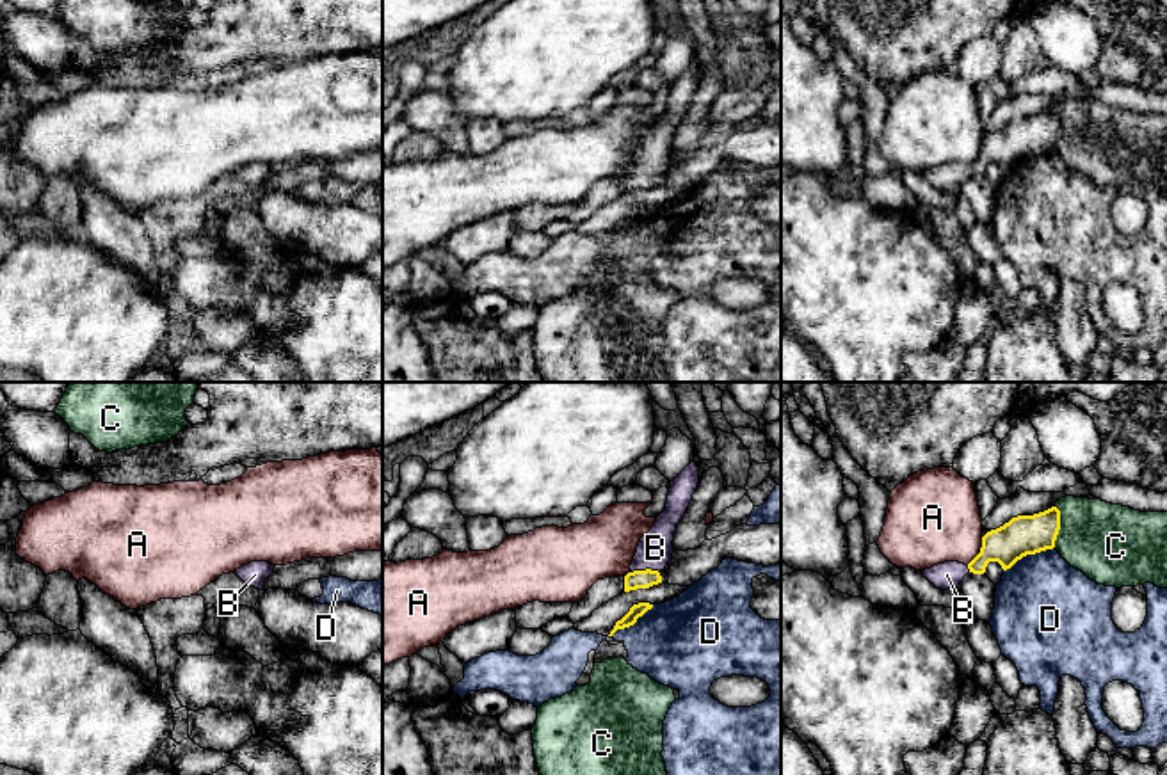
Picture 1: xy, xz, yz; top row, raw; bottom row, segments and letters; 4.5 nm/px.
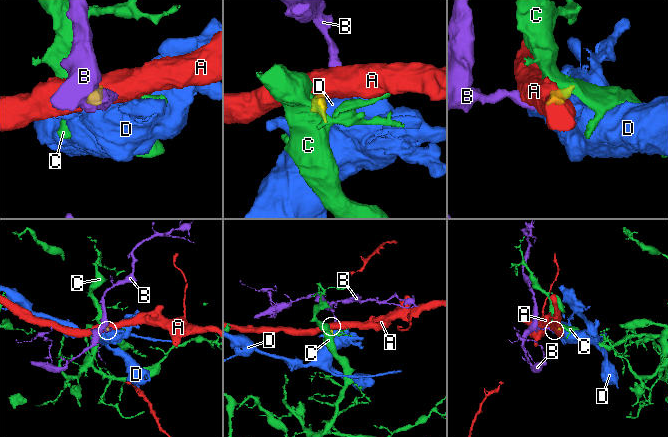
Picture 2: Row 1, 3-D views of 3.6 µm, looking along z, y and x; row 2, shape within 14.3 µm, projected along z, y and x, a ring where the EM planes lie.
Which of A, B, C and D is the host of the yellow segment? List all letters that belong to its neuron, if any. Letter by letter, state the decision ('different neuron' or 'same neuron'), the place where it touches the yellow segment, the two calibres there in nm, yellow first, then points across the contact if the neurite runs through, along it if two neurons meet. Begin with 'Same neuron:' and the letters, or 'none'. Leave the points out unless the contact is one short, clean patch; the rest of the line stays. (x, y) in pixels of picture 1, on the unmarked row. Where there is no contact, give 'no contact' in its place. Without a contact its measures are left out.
Same neuron: B
A: different neuron; meets yellow in yz at (981, 153); 180 nm thick on the yellow side, 400 nm on the other; border along yz (982, 139), (981, 151), (966, 166)
B: same neuron; meets yellow in xz at (644, 173); 80 nm thick on the yellow side, 160 nm on the other; runs through xz (646, 180), (644, 173), (655, 150)
C: different neuron; meets yellow in yz at (1059, 127); 180 nm thick on the yellow side, 360 nm on the other
D: different neuron; meets yellow in yz at (1029, 155); 180 nm thick on the yellow side, 440 nm on the other; border along yz (1054, 148), (1027, 155), (1004, 173)

